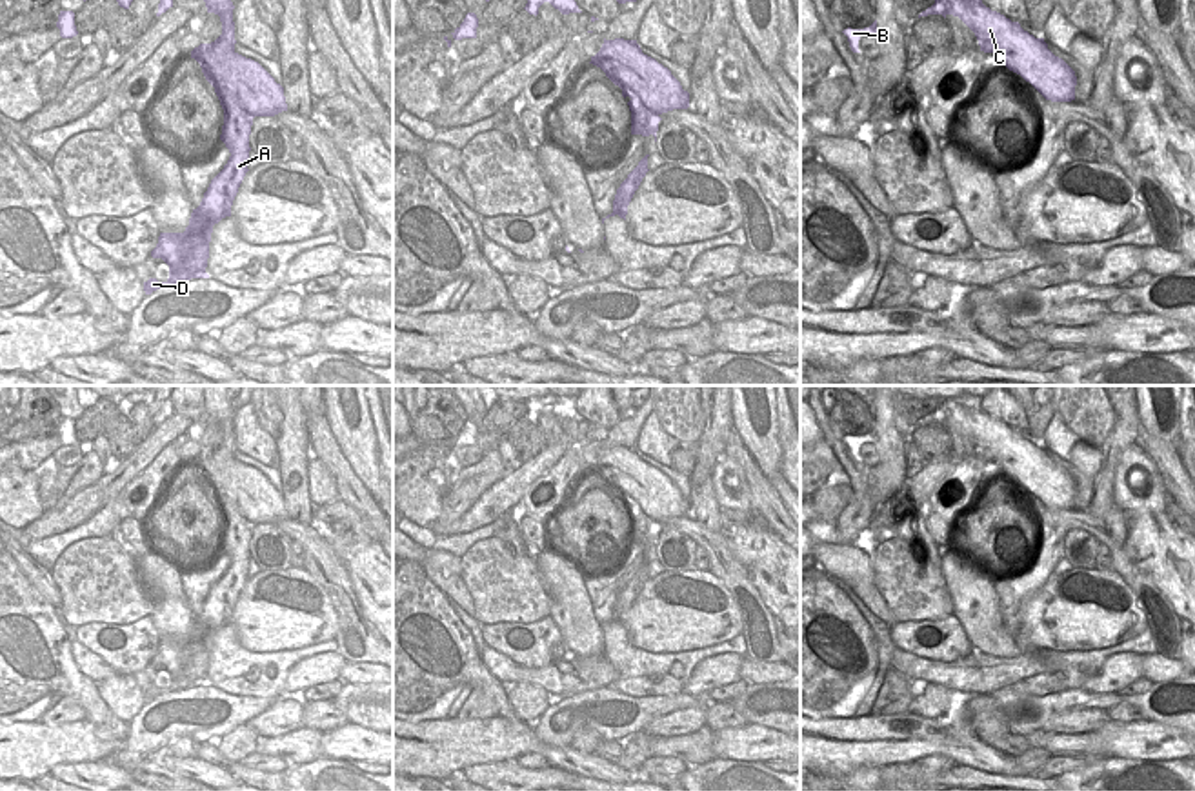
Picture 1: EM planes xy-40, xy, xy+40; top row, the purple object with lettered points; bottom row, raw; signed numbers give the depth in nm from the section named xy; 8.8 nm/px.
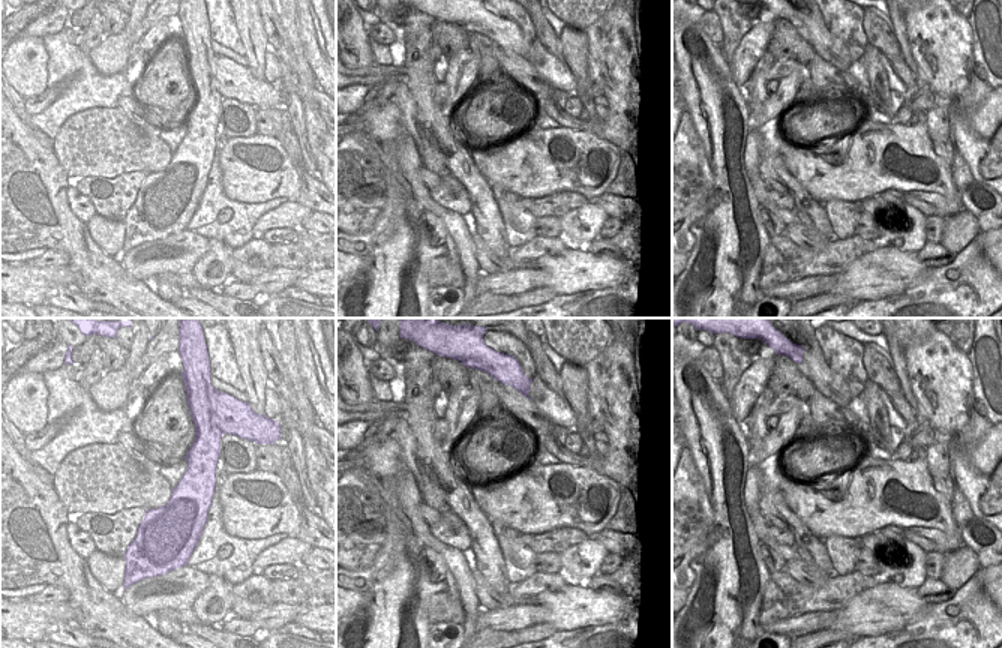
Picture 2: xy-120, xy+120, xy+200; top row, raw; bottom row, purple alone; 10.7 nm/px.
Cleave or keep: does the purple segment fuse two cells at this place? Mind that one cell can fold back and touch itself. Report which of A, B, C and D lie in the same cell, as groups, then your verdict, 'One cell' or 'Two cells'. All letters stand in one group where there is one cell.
Groups: A D / B C. Two cells.

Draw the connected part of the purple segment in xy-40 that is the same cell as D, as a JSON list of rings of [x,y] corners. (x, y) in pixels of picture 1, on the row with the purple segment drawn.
[[[231,82],[216,84],[215,93],[224,109],[220,140],[229,149],[231,156],[224,169],[211,180],[200,205],[193,209],[186,231],[160,233],[151,256],[162,258],[169,265],[169,278],[166,282],[158,282],[156,278],[144,282],[146,295],[191,278],[209,278],[206,267],[213,225],[231,216],[233,200],[249,171],[249,135],[255,116],[242,107],[238,100],[242,93],[236,91]]]

